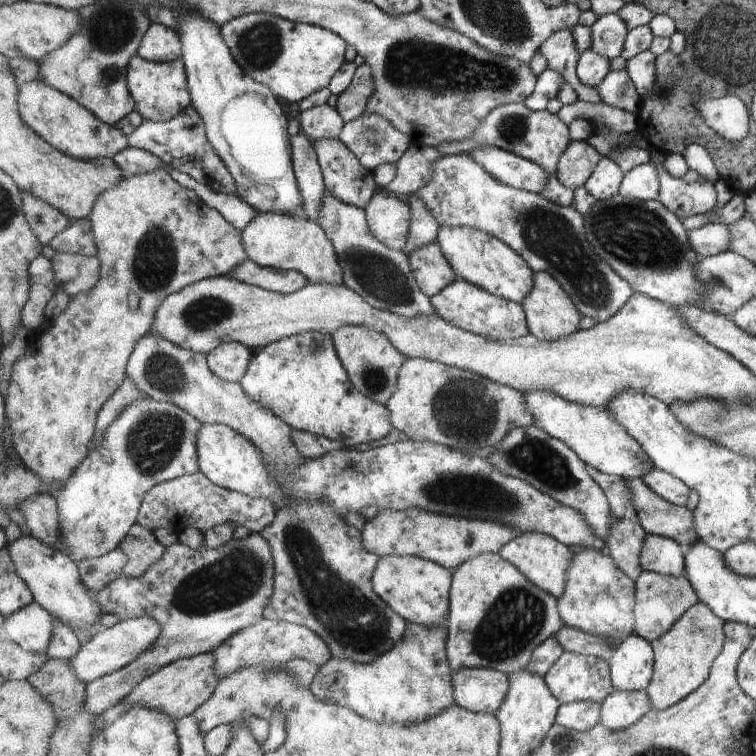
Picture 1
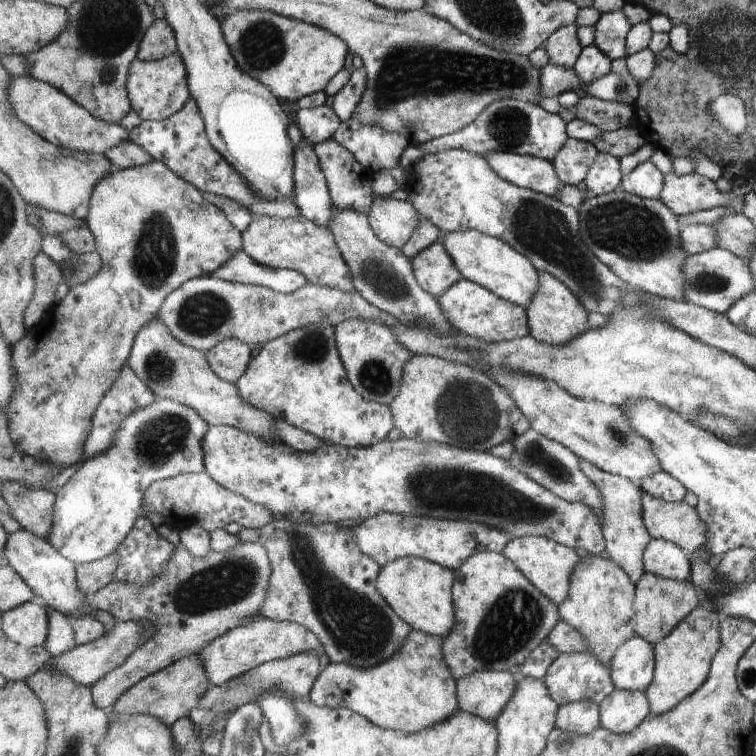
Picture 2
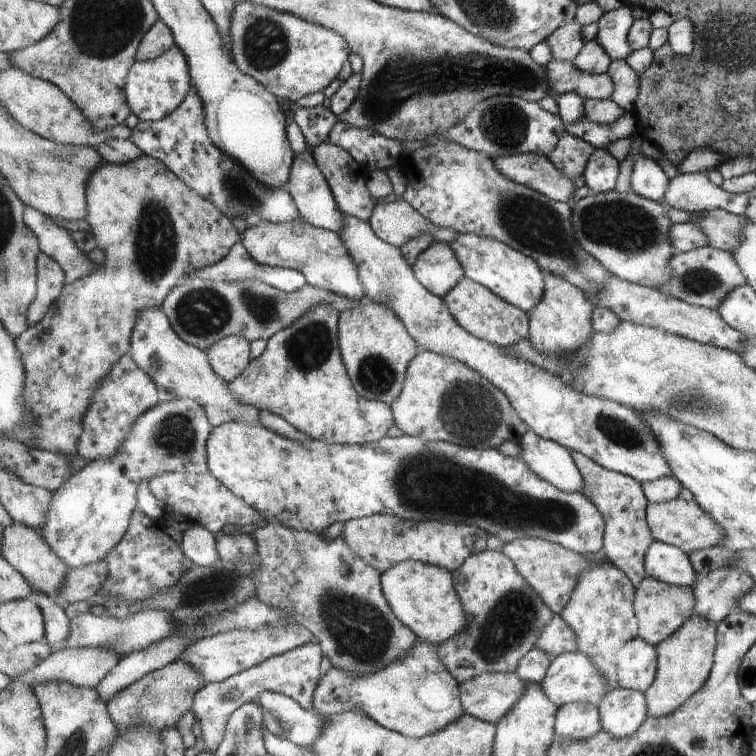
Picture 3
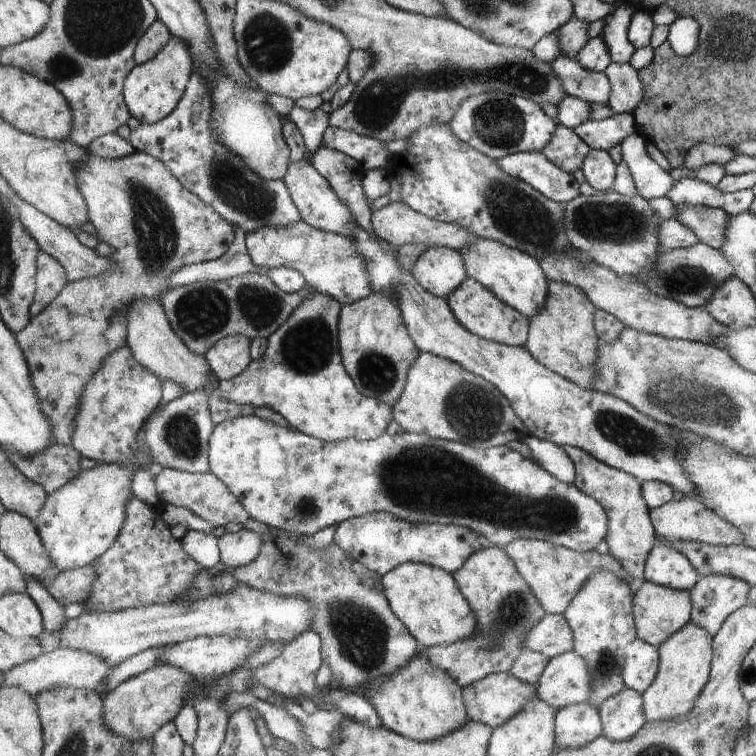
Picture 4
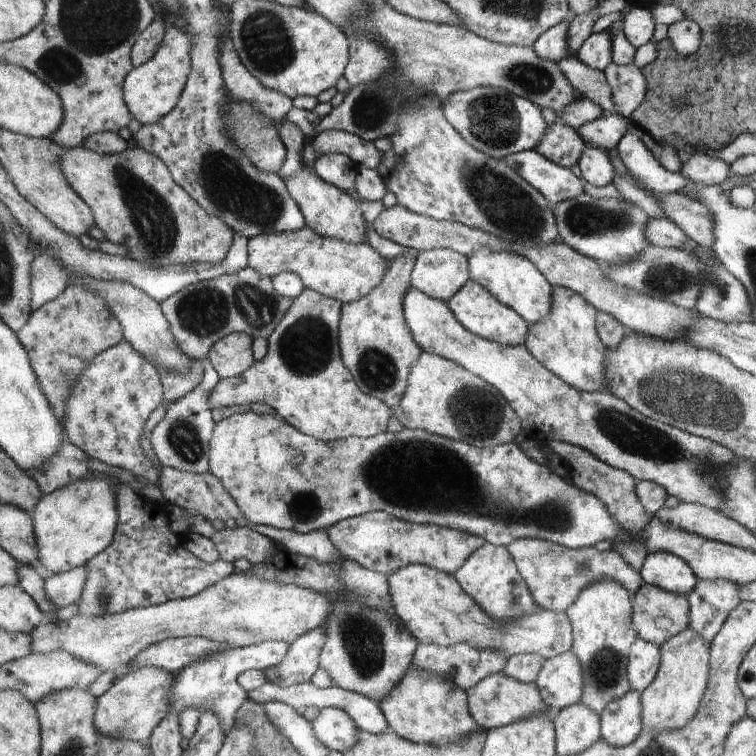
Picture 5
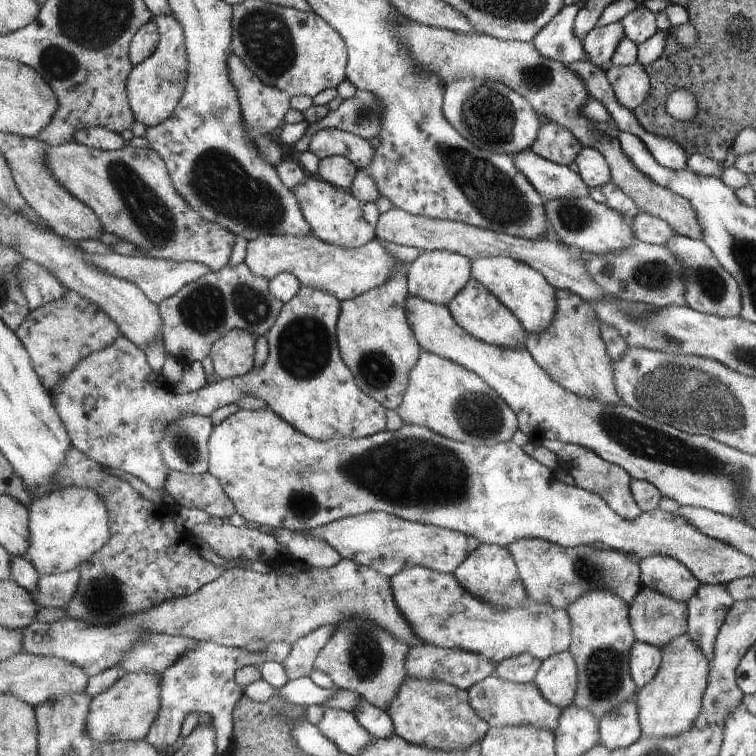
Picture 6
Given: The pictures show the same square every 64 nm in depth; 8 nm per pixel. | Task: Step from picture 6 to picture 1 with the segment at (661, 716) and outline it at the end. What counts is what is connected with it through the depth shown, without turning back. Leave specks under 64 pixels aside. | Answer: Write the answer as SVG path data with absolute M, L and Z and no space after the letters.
M698 600L693 606L684 610L667 633L652 640L655 660L652 678L644 693L651 700L653 709L658 711L668 709L705 682L711 663L723 646L723 623L706 604Z

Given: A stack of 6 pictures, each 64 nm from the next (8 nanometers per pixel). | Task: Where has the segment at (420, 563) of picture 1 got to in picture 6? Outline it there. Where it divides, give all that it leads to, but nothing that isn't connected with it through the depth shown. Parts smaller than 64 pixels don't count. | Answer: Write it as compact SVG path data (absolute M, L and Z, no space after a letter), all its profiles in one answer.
M414 566L392 578L392 592L397 608L424 643L461 648L498 664L521 654L531 654L543 662L572 646L572 619L567 610L540 604L533 598L529 598L527 606L501 610L472 596L454 574Z

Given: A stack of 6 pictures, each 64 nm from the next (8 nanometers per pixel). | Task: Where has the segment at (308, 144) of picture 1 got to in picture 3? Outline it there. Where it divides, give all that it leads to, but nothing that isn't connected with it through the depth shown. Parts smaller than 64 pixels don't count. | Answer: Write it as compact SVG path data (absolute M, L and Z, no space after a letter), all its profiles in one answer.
M307 150L307 152L296 156L291 170L291 178L289 178L286 188L293 196L293 199L296 200L300 215L308 222L311 222L313 226L337 233L343 230L343 226L345 226L345 216L347 216L347 214L343 212L341 206L337 204L337 200L329 187L328 180L324 178L324 174L319 170L311 150Z

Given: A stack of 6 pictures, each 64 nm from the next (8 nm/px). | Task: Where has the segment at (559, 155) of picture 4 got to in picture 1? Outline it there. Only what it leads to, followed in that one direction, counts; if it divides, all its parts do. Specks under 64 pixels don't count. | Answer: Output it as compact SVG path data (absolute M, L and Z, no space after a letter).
M572 140L557 164L557 180L573 190L586 186L601 158L586 141Z

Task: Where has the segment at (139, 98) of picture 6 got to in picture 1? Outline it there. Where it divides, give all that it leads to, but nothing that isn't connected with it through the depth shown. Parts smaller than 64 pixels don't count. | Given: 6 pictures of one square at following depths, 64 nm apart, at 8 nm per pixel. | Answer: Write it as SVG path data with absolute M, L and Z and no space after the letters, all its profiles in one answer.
M137 54L129 61L129 64L128 89L136 100L136 110L144 119L168 121L192 105L188 70L181 59L170 63L154 63Z

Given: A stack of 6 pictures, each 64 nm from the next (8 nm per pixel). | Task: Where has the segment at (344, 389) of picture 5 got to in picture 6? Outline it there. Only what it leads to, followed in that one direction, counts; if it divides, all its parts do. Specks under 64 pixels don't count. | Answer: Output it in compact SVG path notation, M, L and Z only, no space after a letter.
M301 286L299 294L283 306L277 323L267 338L270 356L263 368L231 380L218 379L195 392L171 394L155 384L145 352L125 336L113 346L89 354L73 372L57 384L52 397L73 447L99 465L118 469L143 481L151 489L164 490L171 474L163 460L161 440L169 424L179 414L211 416L217 408L241 402L245 396L257 396L291 426L319 441L335 437L365 438L387 431L387 410L356 384L345 365L337 340L341 300L311 286Z

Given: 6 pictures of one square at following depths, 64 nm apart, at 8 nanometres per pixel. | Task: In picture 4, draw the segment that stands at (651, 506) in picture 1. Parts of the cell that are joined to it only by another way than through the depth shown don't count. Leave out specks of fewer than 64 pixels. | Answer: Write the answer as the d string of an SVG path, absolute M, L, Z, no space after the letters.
M685 498L671 500L655 510L648 512L653 533L669 542L701 542L701 544L742 545L743 534L731 526L729 522L721 520L717 514L713 514L709 508L705 508L697 499Z

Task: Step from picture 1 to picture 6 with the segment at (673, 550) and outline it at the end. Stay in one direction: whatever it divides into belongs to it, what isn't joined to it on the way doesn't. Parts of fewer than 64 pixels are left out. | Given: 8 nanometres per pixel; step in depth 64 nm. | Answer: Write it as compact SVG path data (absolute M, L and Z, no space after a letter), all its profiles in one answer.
M653 556L638 562L640 585L675 600L687 602L700 584L683 564L668 556Z

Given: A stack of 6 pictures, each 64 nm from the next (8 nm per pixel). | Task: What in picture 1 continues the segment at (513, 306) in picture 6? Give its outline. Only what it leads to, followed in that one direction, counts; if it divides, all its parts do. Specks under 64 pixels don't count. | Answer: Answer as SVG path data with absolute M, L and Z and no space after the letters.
M442 226L436 243L442 248L459 278L472 282L491 294L523 304L525 297L533 290L536 275L532 267L513 247L495 235L468 226Z

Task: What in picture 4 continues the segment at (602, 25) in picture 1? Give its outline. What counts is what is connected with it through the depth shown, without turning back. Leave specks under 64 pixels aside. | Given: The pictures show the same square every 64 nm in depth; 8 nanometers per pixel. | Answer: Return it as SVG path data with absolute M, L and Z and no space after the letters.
M622 3L617 10L613 10L604 20L605 30L603 30L603 40L609 46L614 63L627 63L632 57L634 49L630 41L629 18L634 12L634 7L629 3Z

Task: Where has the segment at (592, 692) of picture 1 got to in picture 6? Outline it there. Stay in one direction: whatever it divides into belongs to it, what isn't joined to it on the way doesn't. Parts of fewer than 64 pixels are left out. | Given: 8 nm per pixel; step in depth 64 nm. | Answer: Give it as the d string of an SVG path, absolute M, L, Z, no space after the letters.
M561 652L541 664L535 684L548 702L568 709L577 696L578 670L571 652Z

